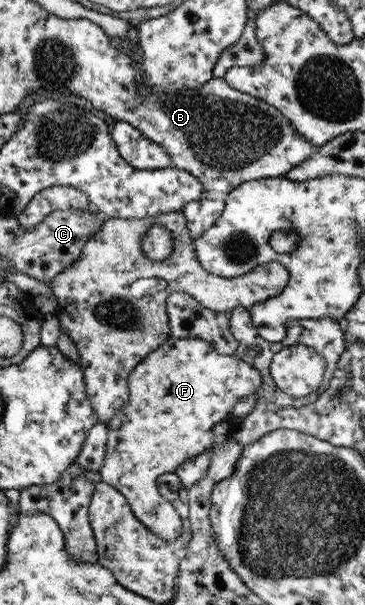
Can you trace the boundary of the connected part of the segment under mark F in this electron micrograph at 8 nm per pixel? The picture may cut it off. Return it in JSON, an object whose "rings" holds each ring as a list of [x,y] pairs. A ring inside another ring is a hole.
{"rings":[[[169,338],[159,349],[149,353],[129,375],[129,400],[121,412],[115,413],[108,427],[107,452],[100,474],[103,482],[116,487],[128,498],[136,517],[149,531],[166,542],[176,542],[184,532],[184,522],[176,507],[159,491],[159,477],[175,473],[185,461],[204,453],[217,441],[213,430],[217,424],[231,419],[233,408],[241,398],[255,394],[261,386],[261,371],[235,355],[221,355],[212,344],[199,338]]]}

